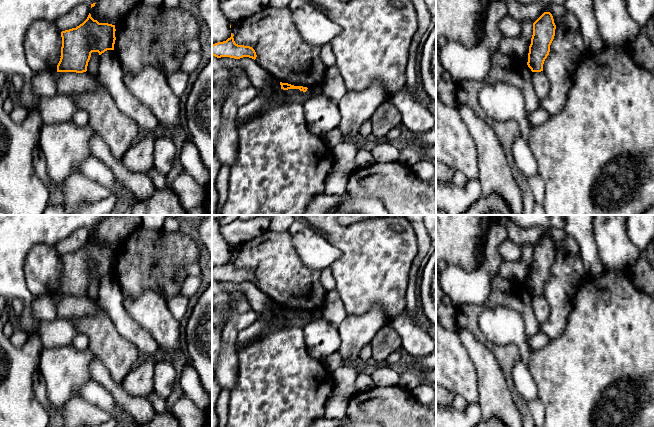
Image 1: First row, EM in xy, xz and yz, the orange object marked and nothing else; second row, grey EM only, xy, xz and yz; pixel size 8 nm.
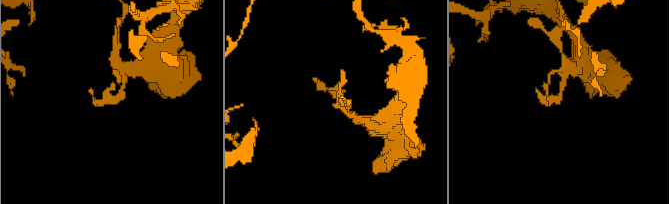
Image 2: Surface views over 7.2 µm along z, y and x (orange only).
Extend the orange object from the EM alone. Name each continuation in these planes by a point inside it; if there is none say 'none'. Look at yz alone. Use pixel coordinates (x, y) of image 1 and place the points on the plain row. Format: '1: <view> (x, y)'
1: yz (541, 308)

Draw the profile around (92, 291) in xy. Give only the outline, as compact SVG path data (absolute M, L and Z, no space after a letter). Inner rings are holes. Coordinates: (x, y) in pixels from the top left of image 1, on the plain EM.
M92 276L88 286L87 295L93 299L98 297L98 288L100 286L100 279L98 276Z

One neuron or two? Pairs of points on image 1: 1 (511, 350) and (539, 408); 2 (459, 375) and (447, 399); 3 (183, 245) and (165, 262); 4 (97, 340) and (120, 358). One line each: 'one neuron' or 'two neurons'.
1: two neurons
2: two neurons
3: one neuron
4: one neuron

